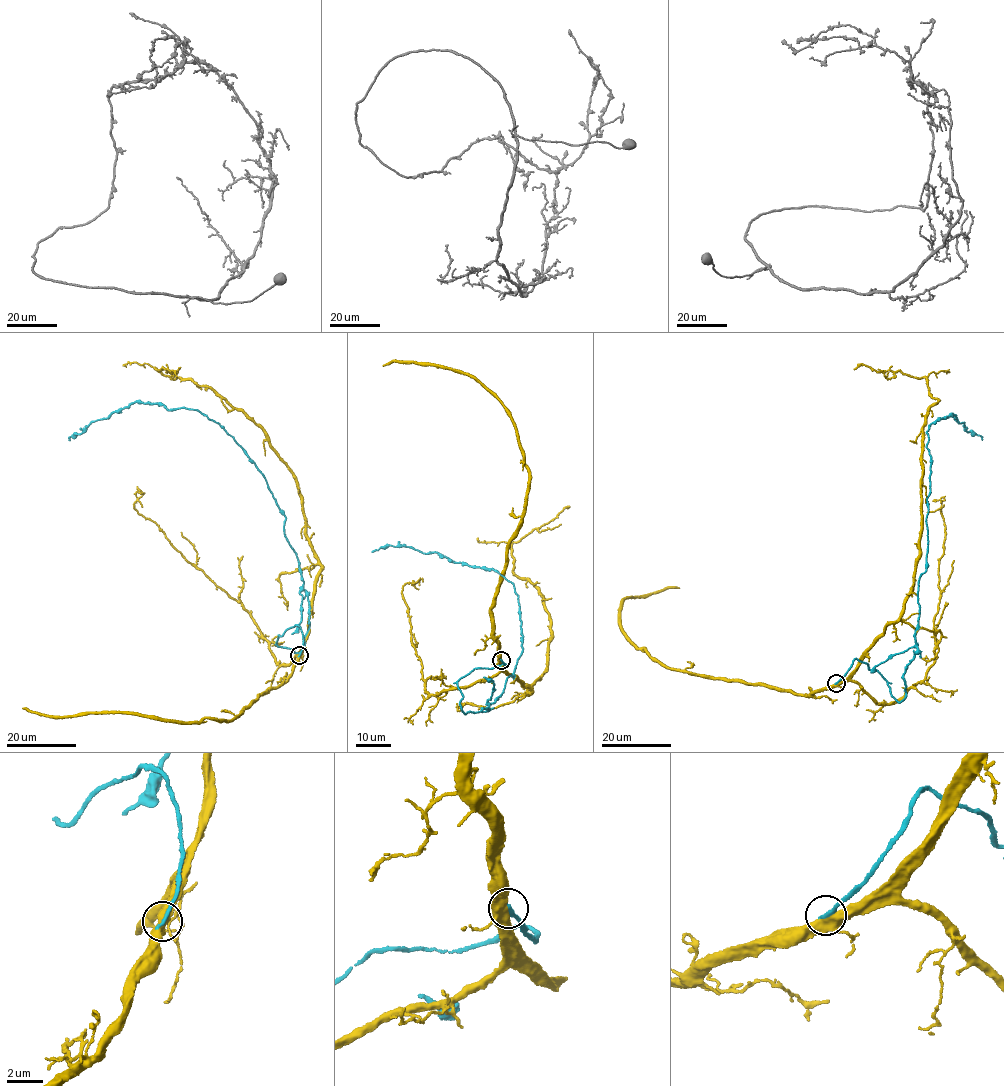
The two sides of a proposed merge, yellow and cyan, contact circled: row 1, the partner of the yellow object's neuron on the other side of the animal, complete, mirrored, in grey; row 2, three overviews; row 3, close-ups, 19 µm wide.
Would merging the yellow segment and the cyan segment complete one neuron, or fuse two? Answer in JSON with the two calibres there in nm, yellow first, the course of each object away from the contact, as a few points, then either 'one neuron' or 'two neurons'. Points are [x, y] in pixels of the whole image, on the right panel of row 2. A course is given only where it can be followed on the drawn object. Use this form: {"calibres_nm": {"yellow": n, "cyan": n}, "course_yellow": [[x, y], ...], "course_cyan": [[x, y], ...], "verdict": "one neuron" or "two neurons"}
{"calibres_nm": {"yellow": 440, "cyan": 260}, "course_yellow": [[836, 683], [899, 618], [912, 588], [922, 527], [922, 429], [938, 402], [923, 377], [854, 369]], "course_cyan": [[836, 683], [856, 659], [879, 673], [896, 700], [904, 698], [926, 566], [929, 426], [953, 413], [983, 439]], "verdict": "two neurons"}

